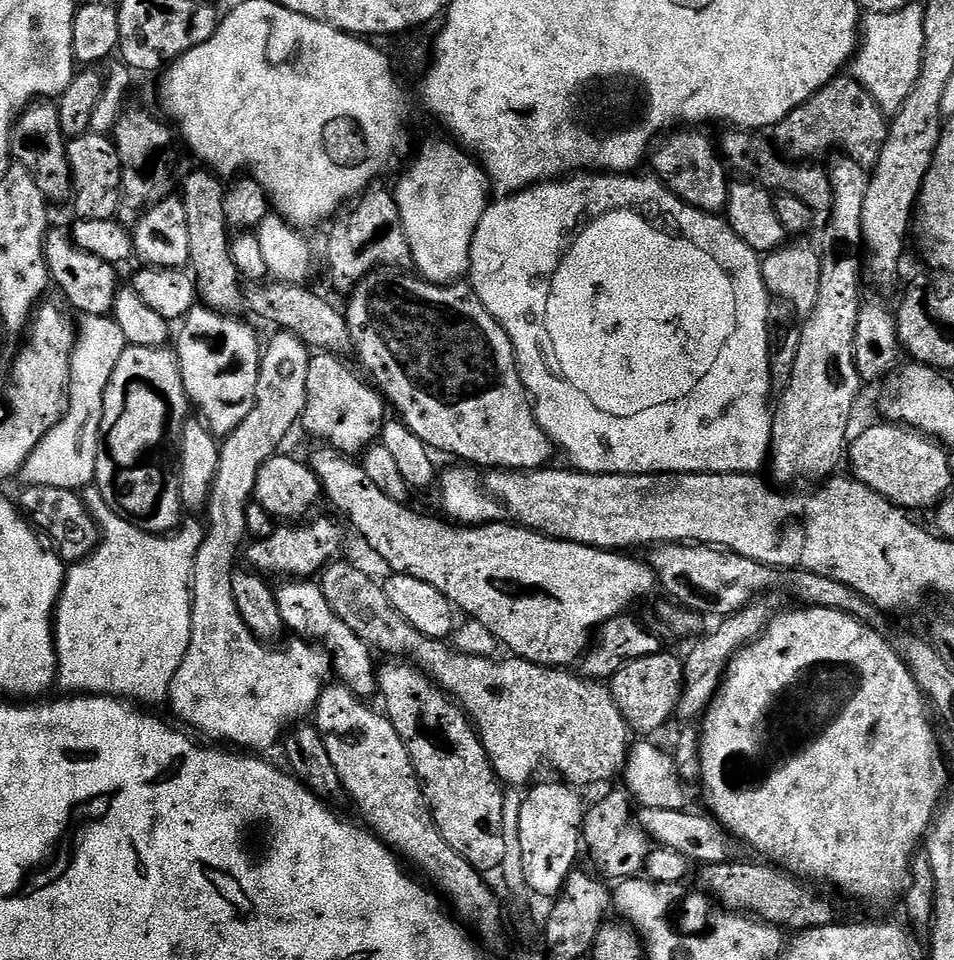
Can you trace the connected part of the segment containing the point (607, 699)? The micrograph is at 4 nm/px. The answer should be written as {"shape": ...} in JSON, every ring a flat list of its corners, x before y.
{"shape":[[344,558,333,560,320,573,318,583,326,594,326,600,330,602,332,612,342,618,342,622,346,622,346,626,350,626,350,630,362,638,362,642,366,642,373,650,381,648,390,655,387,657,403,658,411,662,427,676,431,676,468,713,468,719,476,725,480,734,493,770,505,785,527,785,533,779,531,776,543,764,553,768,560,775,557,777,580,790,585,790,591,784,604,784,615,776,617,779,623,773,624,763,628,760,630,729,622,710,618,710,614,702,611,687,580,674,571,676,573,673,568,670,544,668,529,660,492,660,496,658,491,655,471,656,469,652,459,651,443,639,425,636,410,626,410,622,406,622,398,610,394,610,390,598,386,598,383,583,375,584,362,569,347,564]]}

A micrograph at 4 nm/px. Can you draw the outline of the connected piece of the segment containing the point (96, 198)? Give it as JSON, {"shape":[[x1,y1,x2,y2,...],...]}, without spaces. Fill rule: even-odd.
{"shape":[[89,130,84,133,83,136,74,136,68,140,68,163,72,165,72,190,74,193,74,201,76,200,76,216,81,220,90,219,113,219,119,213,120,210,120,198,124,191,124,167,120,161,120,155,116,149,115,143,111,139,108,140,104,136,99,136,96,130]]}

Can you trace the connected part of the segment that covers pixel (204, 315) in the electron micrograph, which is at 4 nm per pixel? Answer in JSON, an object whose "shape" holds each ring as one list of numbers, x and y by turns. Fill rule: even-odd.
{"shape":[[197,306,184,317,179,325,180,337,175,337,174,351,180,369,182,370,182,382,186,386,186,394,194,405,204,424,211,429,213,436,223,438,229,436,238,426,242,426,242,418,250,414,256,401,258,390,258,374,260,373,260,357,262,355,262,340,256,337,256,332,248,324,236,320,235,315,222,312,213,312,207,306]]}

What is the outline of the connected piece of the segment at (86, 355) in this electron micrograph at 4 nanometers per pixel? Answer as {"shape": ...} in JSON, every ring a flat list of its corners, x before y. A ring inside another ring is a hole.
{"shape":[[111,315,85,316,78,320,76,345,72,351,70,362,70,382,68,383,68,406,64,409,64,417,50,429,38,442,38,446,26,458,22,469,24,484,28,486,58,486,82,490,86,484,91,485,96,479,96,463,100,449,100,427,104,417,104,391,110,382,110,374,114,374,114,366,118,366,118,358,122,358,126,341,122,330]]}

